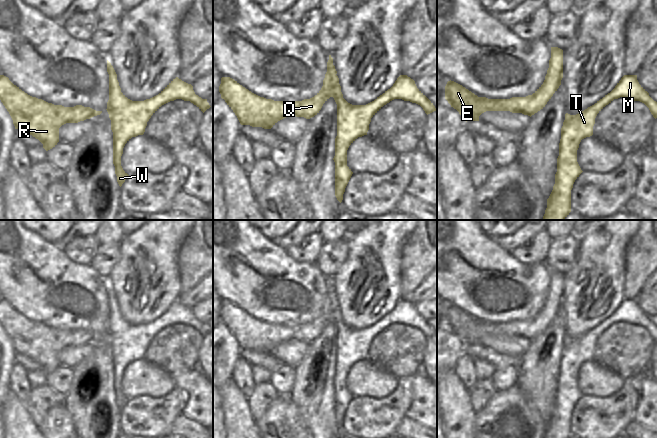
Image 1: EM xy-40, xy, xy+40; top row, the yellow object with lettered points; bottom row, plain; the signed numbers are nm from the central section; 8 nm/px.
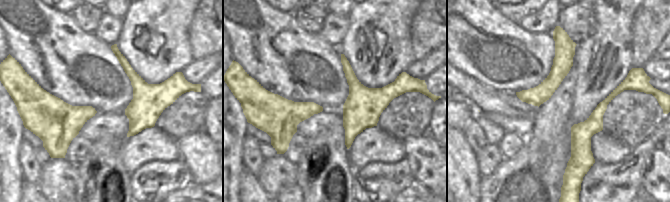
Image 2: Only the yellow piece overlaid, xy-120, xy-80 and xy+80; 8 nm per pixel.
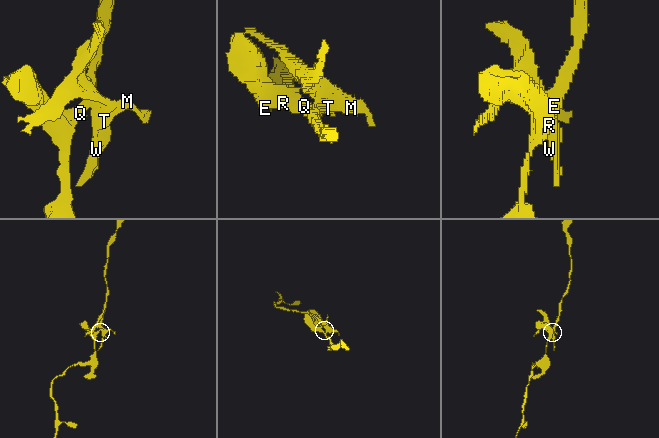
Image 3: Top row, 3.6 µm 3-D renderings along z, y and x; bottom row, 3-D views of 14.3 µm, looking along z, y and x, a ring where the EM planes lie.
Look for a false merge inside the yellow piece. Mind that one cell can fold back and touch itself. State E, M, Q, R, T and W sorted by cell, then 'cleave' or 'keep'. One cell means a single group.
E Q R / M T W | cleave

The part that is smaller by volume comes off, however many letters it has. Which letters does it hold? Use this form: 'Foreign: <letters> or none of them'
Foreign: M, T, W

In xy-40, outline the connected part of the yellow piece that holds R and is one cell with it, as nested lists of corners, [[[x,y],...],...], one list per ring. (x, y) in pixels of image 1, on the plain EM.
[[[0,299],[0,324],[9,336],[15,353],[38,363],[46,375],[59,366],[62,349],[78,347],[102,337],[82,329],[64,331],[32,321],[4,299]]]

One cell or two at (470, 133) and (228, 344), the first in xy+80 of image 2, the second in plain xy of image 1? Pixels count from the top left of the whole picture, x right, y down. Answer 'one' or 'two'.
two

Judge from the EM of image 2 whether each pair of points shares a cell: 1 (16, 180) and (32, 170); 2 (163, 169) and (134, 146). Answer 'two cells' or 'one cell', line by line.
1: two cells
2: two cells

